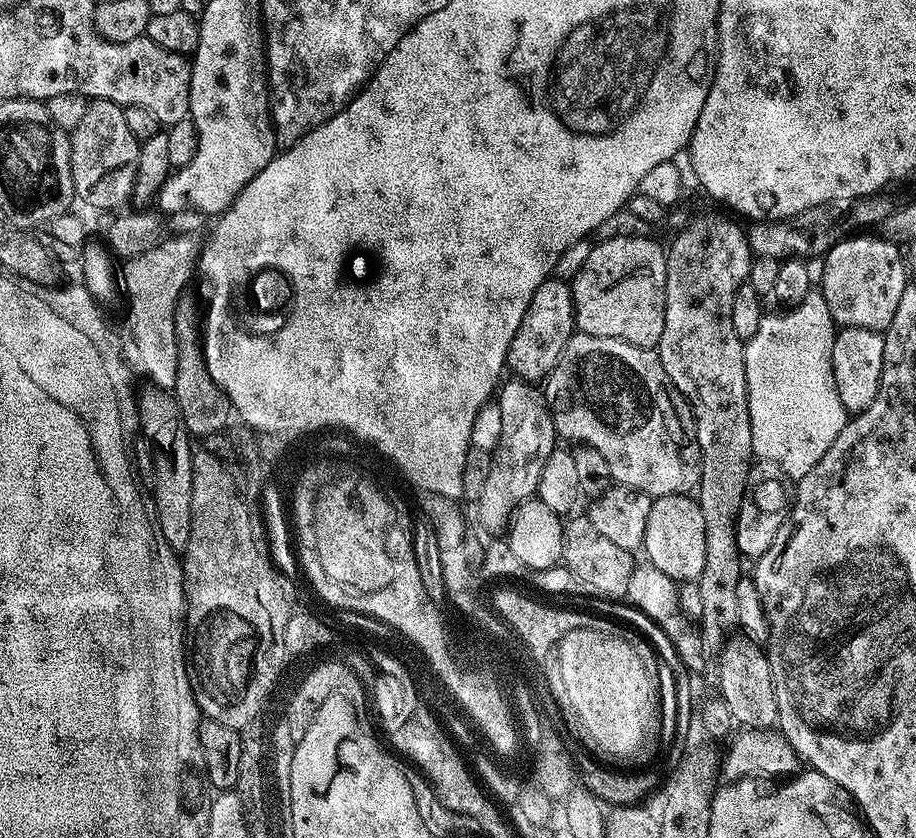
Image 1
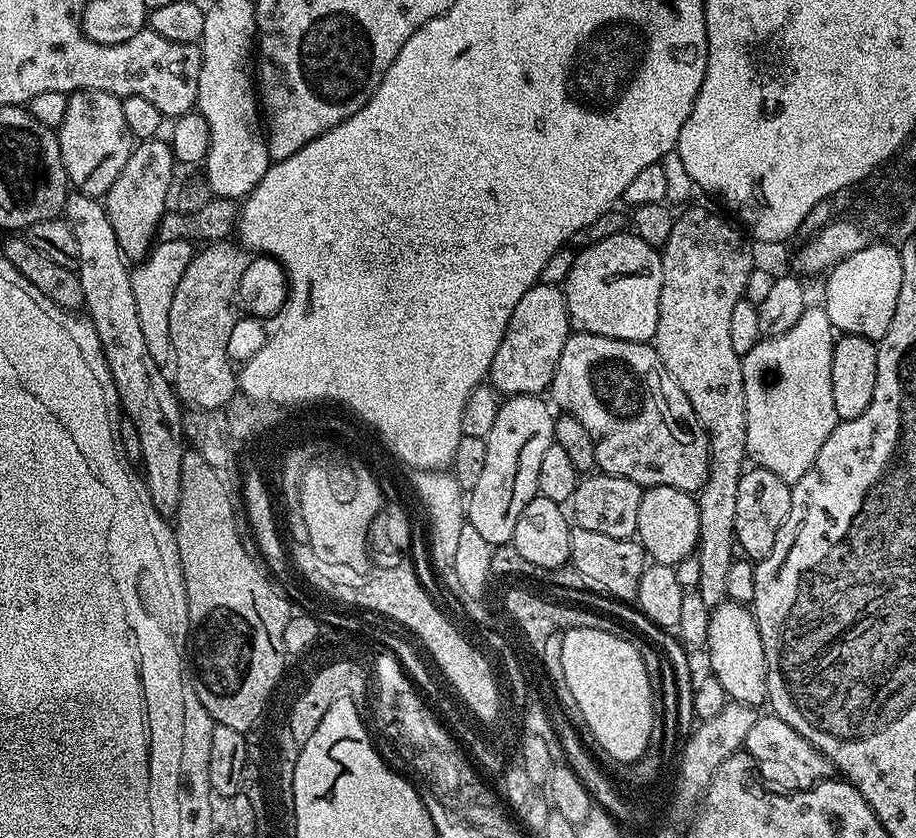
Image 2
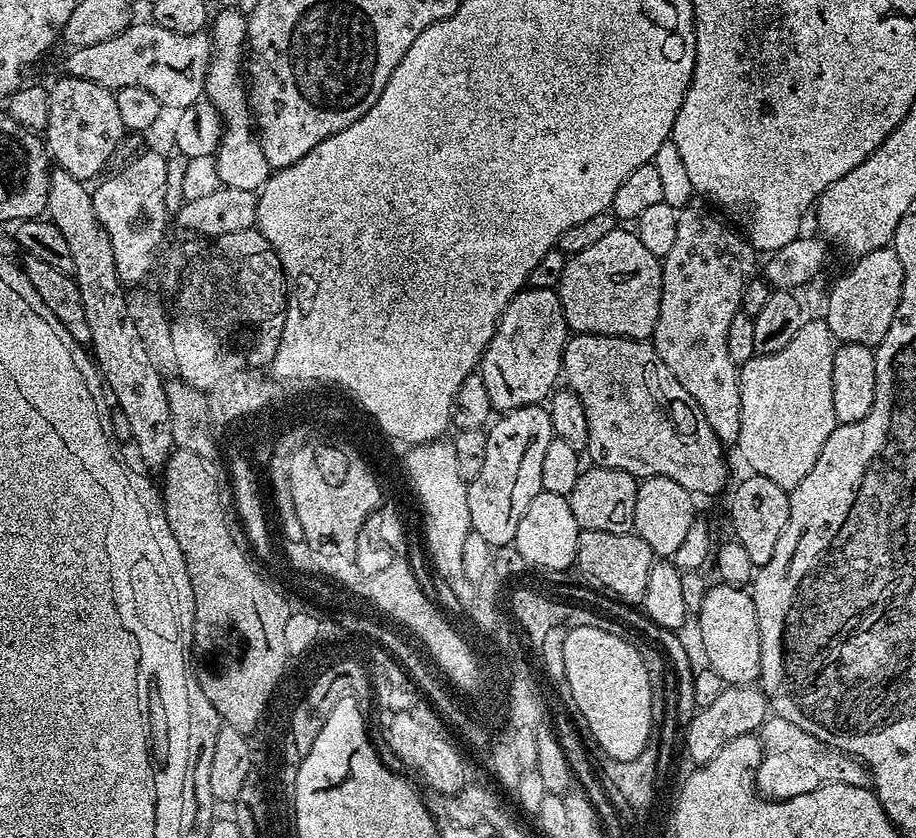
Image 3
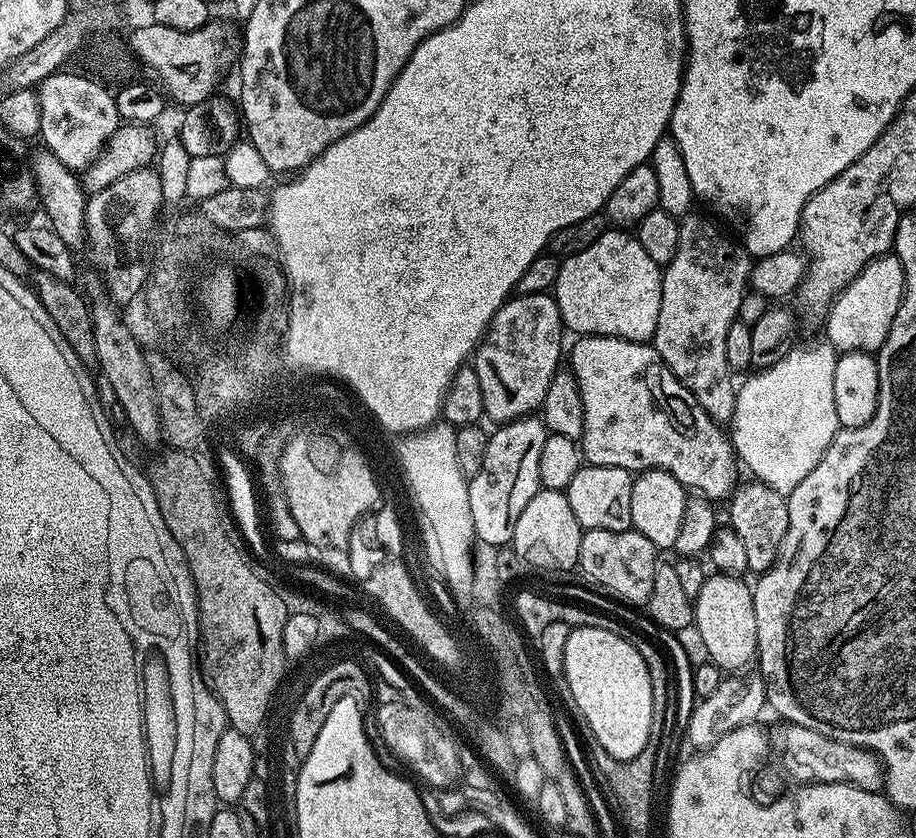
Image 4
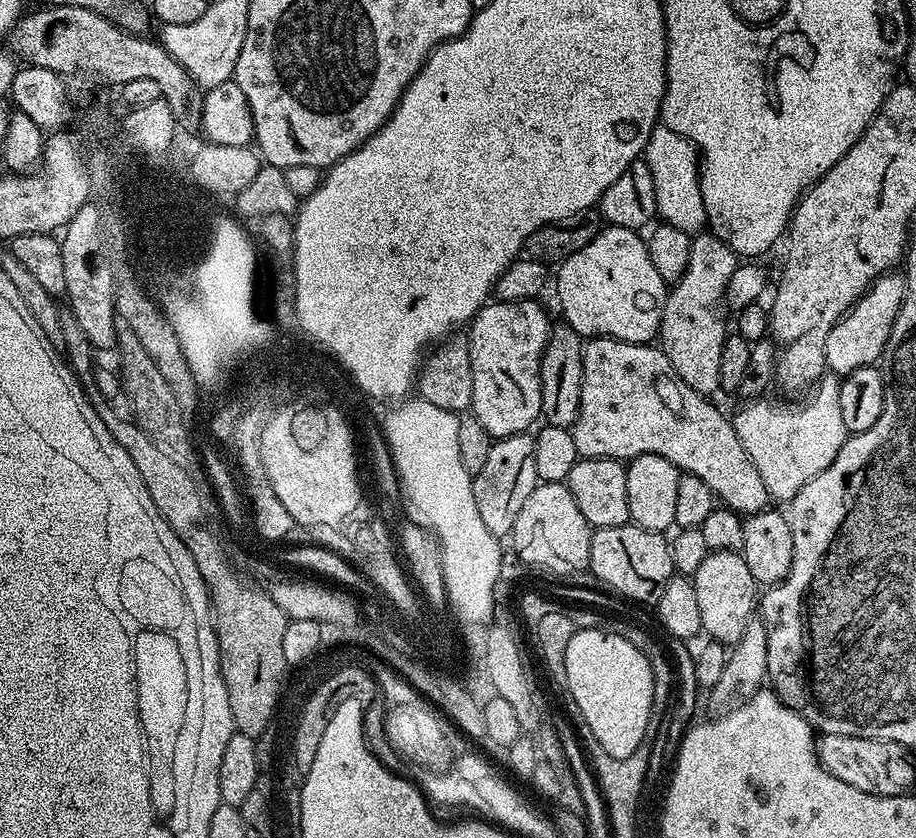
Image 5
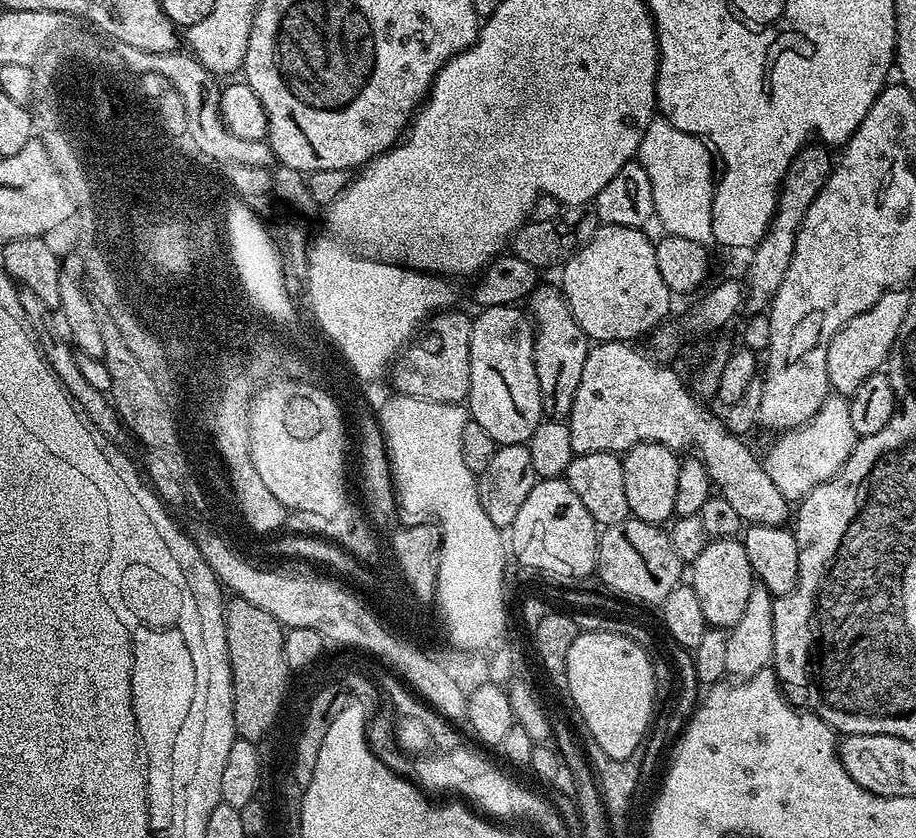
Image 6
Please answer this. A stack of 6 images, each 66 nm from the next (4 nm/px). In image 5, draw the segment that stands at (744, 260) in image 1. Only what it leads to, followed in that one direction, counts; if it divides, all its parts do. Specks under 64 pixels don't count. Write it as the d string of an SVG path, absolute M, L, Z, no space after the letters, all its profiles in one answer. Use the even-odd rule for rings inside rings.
M704 230L699 234L693 235L688 246L688 265L682 275L680 275L679 278L671 285L668 293L668 301L664 304L664 313L660 319L658 340L662 345L662 350L666 354L666 358L670 362L670 366L674 366L674 370L678 374L678 378L682 378L682 382L686 382L686 386L690 386L690 390L699 392L700 395L705 398L711 397L713 395L711 392L719 393L721 391L720 371L722 370L722 346L724 345L725 338L730 335L730 312L726 307L726 297L728 294L728 283L730 282L730 278L734 278L734 272L737 267L738 257L736 252L734 250L730 250L730 246L726 246L726 242L722 242L722 238L712 235L711 231L708 230Z

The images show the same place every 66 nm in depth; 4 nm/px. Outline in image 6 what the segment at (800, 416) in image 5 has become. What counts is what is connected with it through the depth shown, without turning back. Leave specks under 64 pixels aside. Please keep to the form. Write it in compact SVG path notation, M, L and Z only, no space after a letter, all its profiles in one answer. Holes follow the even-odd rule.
M830 394L826 402L801 428L793 428L781 433L770 448L767 456L764 456L764 465L775 486L790 502L803 500L810 490L822 486L850 458L858 437L854 425L850 422L850 406L848 400L839 394Z

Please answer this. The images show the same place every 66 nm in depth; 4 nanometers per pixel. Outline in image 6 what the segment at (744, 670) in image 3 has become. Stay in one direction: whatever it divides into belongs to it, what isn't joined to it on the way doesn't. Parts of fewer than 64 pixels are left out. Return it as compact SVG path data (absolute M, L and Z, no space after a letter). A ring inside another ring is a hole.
M736 538L726 540L709 539L706 550L702 550L702 554L698 554L698 558L691 561L690 576L691 572L690 583L694 594L698 594L698 603L702 606L702 614L706 614L708 625L725 630L732 628L734 622L738 622L738 618L742 618L742 614L746 610L746 598L750 598L750 590L754 587L750 558L746 558L743 543Z

